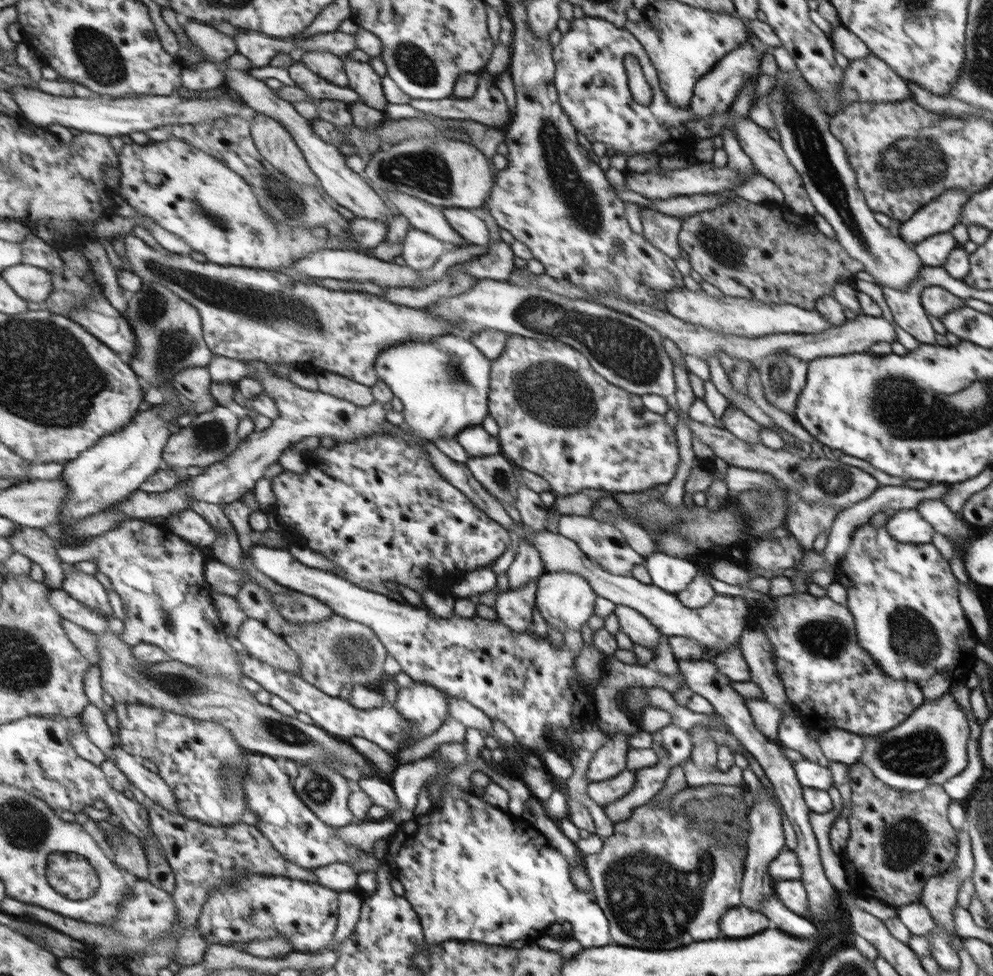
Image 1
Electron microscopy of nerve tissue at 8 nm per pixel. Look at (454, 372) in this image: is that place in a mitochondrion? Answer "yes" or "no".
yes

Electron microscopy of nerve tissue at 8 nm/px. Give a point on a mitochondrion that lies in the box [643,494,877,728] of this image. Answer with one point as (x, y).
(826, 638)

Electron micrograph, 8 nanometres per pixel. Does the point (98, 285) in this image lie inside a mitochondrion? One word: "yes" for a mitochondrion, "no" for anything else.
no

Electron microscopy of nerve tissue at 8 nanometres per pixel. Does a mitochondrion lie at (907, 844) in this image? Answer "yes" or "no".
yes

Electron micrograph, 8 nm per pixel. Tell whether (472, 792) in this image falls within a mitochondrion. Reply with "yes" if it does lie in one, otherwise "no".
no

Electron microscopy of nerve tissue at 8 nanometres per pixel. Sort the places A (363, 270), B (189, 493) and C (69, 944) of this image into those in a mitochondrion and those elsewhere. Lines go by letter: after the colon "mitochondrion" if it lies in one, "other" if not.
A: other
B: other
C: other

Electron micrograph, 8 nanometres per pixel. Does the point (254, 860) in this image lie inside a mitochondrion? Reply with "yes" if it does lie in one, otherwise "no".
no

